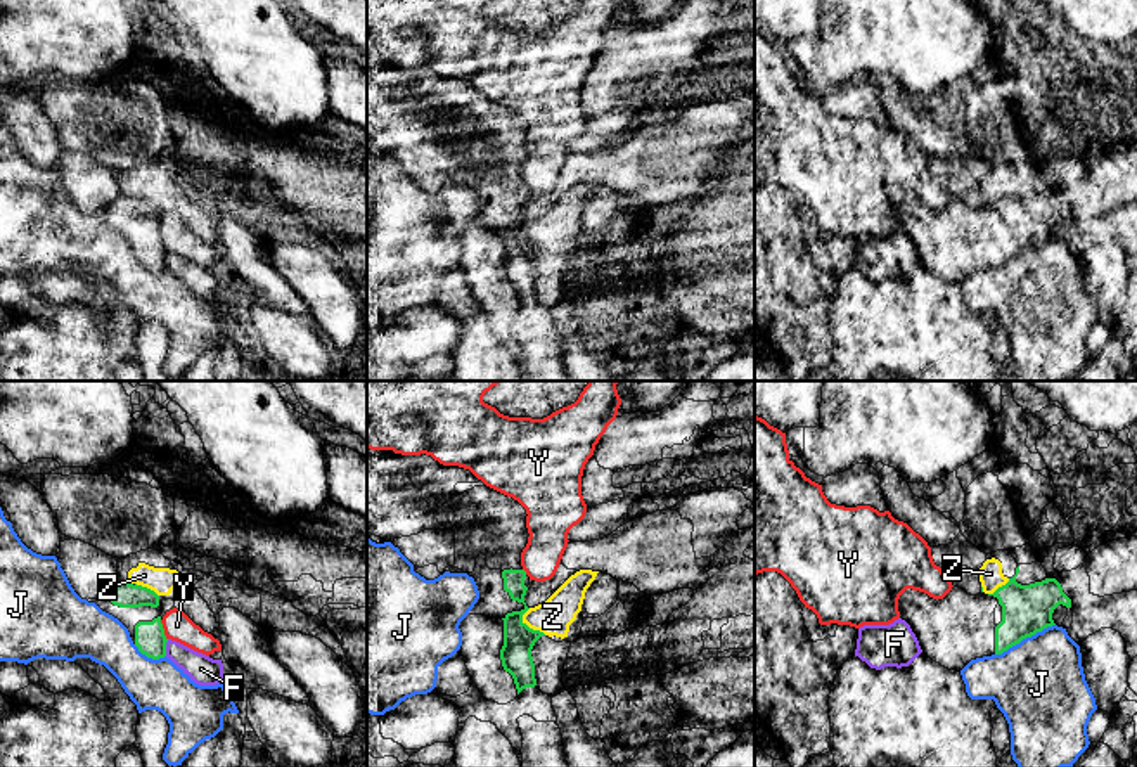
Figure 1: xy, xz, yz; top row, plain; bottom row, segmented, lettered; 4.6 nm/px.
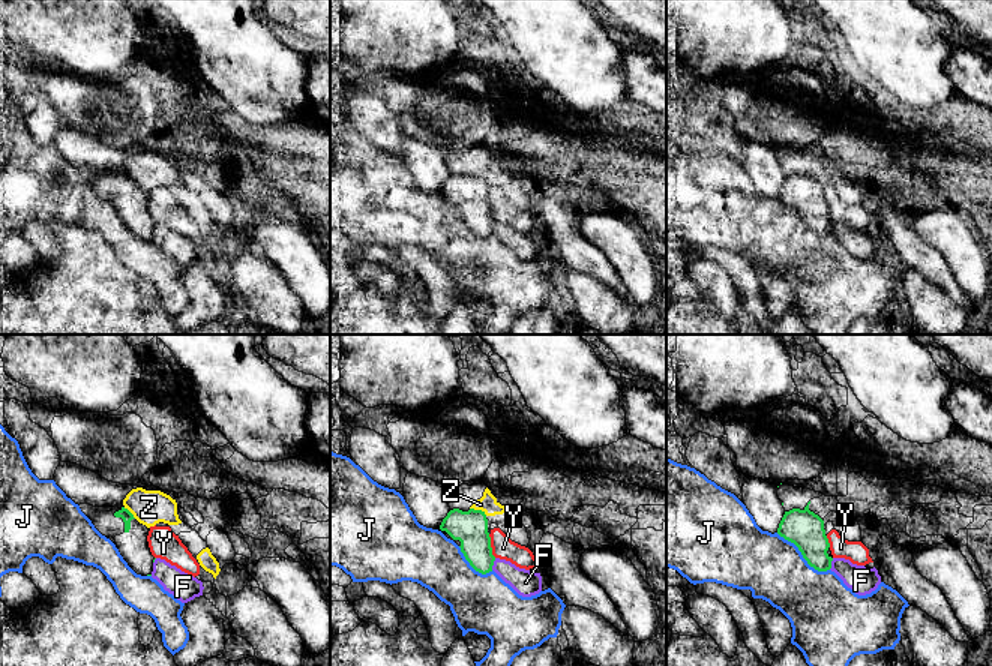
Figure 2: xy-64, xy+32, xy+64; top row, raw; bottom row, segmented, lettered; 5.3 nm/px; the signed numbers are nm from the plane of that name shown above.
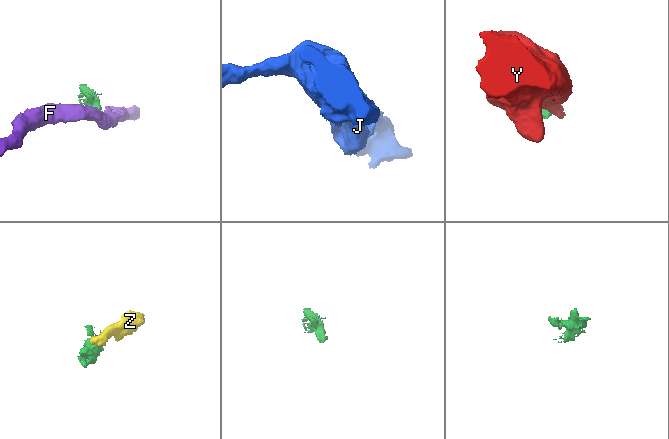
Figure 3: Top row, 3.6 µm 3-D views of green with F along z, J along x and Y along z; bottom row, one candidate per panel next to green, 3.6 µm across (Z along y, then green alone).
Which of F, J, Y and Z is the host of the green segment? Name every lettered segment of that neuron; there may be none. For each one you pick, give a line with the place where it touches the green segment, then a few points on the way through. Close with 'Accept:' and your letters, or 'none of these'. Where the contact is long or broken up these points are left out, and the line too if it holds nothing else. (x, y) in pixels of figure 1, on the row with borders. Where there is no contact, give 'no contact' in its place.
Accept: none of these

